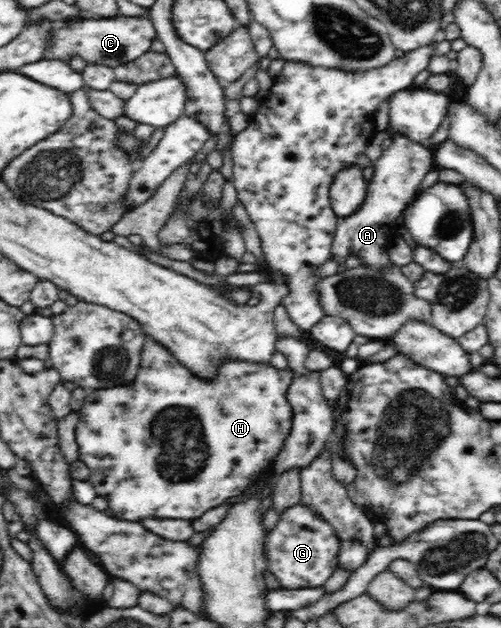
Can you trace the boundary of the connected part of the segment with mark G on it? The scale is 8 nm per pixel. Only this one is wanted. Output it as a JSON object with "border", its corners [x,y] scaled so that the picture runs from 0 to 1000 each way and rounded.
{"border":[[[601,799],[567,811],[545,844],[537,846],[529,865],[529,881],[537,889],[535,909],[571,938],[645,935],[647,928],[675,904],[675,882],[681,858],[665,839],[633,817]]]}

